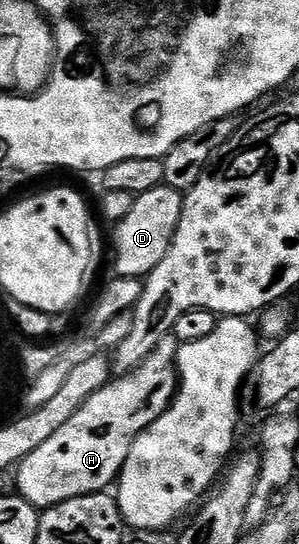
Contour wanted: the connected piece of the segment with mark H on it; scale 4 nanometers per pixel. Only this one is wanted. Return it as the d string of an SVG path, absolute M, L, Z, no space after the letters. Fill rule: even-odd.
M163 346L156 354L151 354L136 370L128 372L124 378L112 377L106 386L100 388L89 400L85 400L82 408L75 413L73 420L61 424L41 448L34 450L28 458L18 463L19 490L18 497L26 500L29 505L36 508L56 506L65 500L73 500L77 496L86 494L98 494L108 489L107 485L114 483L123 470L127 459L127 449L131 447L131 441L161 412L165 412L175 398L175 391L179 385L177 367L173 361L172 347Z

